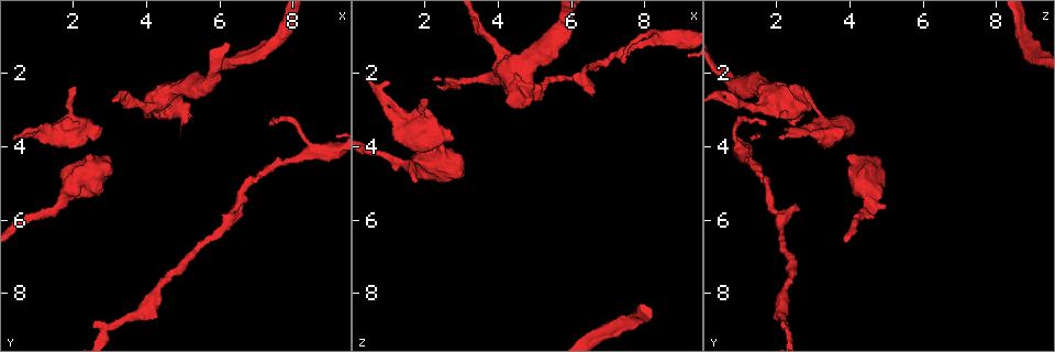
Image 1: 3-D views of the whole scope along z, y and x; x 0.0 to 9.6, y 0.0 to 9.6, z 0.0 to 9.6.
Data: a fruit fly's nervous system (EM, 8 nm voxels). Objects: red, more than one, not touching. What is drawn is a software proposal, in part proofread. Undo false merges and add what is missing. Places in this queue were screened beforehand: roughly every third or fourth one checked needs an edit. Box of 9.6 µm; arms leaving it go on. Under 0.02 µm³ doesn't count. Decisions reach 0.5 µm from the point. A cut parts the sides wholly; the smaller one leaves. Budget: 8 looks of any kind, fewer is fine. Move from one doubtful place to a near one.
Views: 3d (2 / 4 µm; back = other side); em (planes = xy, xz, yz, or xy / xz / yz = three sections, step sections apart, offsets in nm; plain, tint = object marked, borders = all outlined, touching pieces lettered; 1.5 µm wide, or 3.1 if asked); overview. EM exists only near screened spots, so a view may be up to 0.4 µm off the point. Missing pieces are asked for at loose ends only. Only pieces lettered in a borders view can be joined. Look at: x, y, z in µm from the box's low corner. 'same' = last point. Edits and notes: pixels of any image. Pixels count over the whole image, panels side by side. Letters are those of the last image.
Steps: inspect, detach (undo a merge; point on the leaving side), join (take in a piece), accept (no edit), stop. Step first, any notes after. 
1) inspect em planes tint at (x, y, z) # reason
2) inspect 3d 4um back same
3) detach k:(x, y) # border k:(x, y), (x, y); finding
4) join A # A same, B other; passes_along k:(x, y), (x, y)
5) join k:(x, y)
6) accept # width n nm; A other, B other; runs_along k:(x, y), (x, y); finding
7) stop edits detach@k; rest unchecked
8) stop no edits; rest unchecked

inspect 3d 2um at (1.70, 5.70, 4.90)

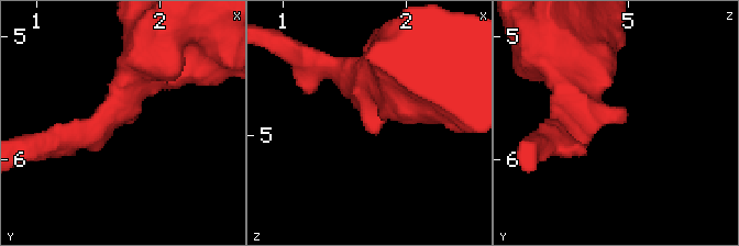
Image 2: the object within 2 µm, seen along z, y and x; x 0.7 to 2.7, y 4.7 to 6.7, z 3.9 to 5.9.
inspect em planes borders at (1.74, 5.68, 4.98) # now the EM

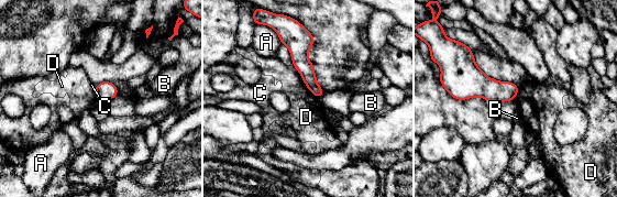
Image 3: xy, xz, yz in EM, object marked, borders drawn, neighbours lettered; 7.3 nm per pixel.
accept # A other, B other, C other, D other; runs_along 3:(306, 33), (303, 65), (319, 94); none of them fits

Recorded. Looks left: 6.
inspect 3d 2um at (4.95, 3.50, 2.50) # thick end

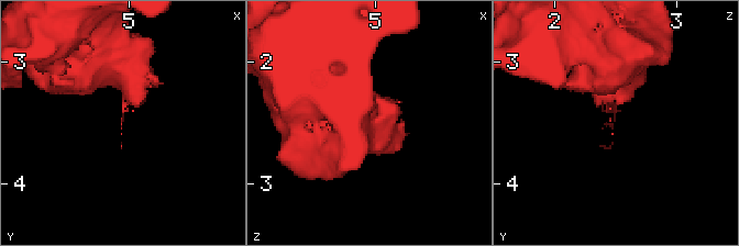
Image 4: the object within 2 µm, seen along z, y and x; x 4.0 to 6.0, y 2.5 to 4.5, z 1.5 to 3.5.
inspect em yz step 8 borders at (4.96, 3.44, 2.48)

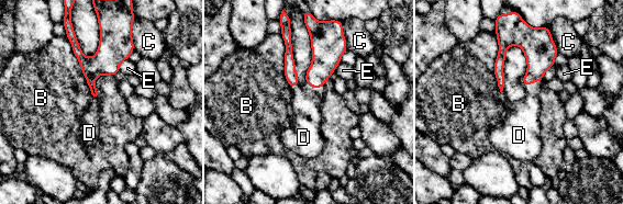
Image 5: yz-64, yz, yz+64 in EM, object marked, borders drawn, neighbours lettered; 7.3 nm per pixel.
inspect em xz step 4 borders same

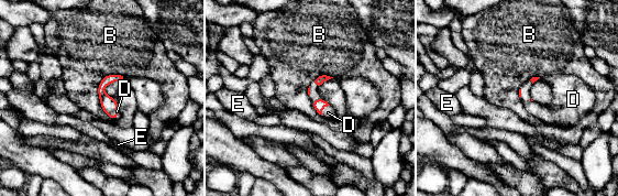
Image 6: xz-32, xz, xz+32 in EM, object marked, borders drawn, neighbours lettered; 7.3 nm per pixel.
join D # longest_contact B 340 nm; B other, D same, E other; passes_along 6:(320, 102), (322, 108), (328, 112); it goes on there

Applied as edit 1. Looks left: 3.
stop edits join@6; rest unchecked

